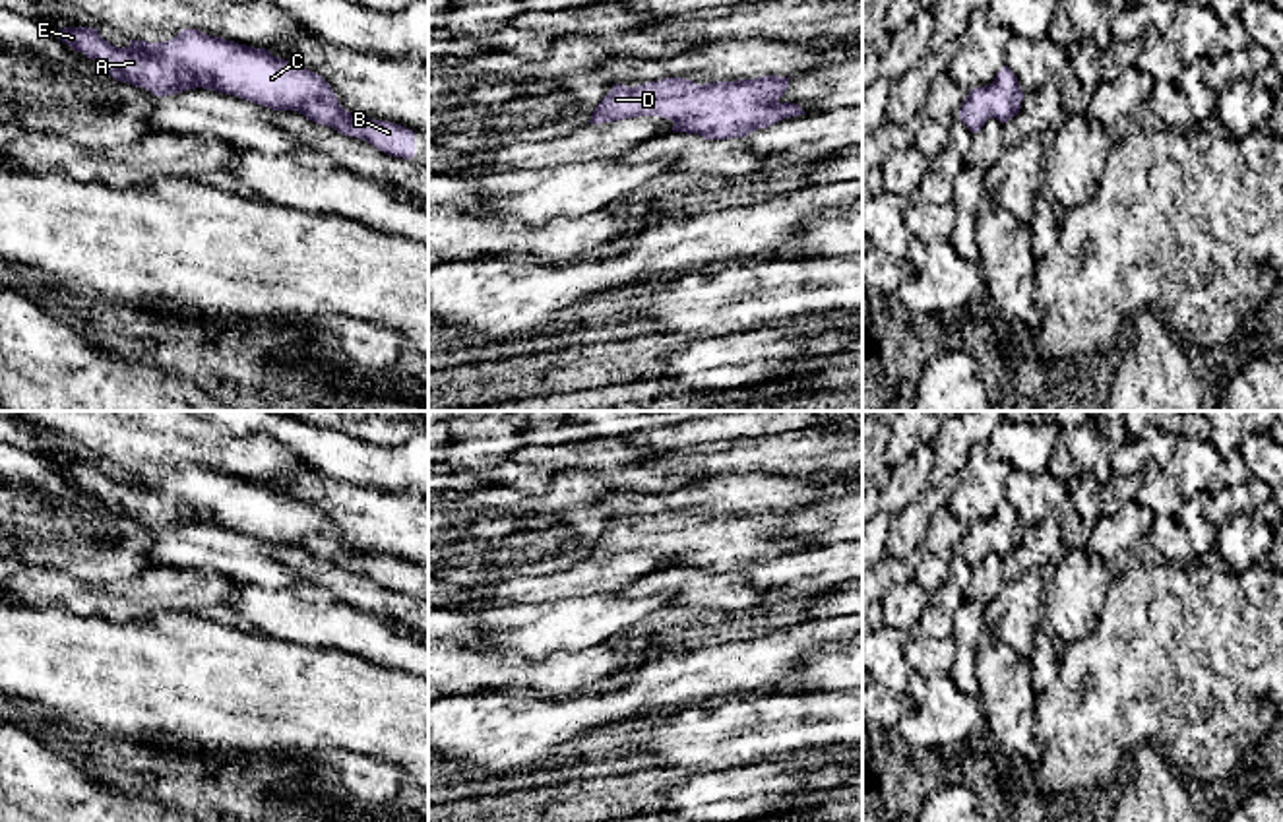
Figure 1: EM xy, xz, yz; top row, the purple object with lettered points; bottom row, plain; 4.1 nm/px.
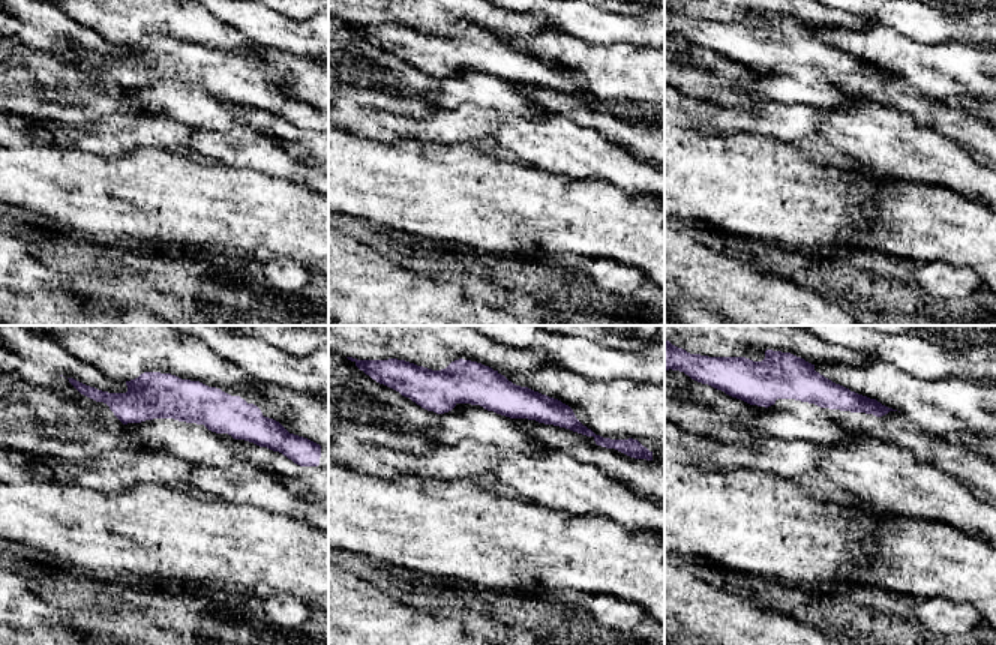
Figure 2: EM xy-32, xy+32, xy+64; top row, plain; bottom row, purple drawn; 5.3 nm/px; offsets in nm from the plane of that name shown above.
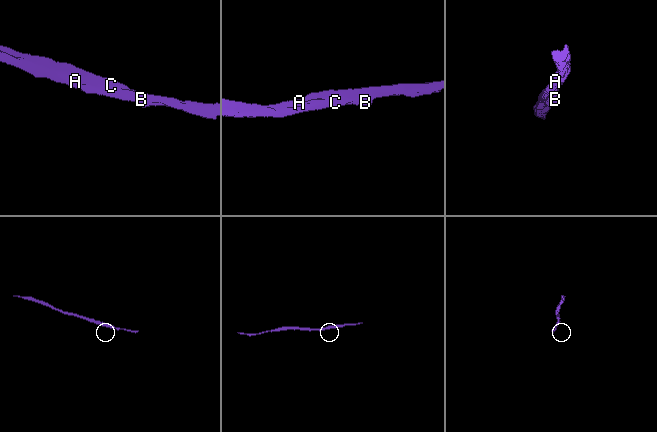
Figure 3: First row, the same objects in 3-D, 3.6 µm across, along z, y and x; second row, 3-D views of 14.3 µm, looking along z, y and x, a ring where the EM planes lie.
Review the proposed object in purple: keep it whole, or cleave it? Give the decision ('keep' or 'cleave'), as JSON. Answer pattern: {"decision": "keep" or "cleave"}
{"decision": "keep"}

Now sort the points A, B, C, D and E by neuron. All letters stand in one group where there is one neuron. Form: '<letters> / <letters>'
A B C D E

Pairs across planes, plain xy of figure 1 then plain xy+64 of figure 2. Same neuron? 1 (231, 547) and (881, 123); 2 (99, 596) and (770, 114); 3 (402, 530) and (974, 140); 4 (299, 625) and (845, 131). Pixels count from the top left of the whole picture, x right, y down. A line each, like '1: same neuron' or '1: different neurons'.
1: different neurons
2: same neuron
3: different neurons
4: same neuron

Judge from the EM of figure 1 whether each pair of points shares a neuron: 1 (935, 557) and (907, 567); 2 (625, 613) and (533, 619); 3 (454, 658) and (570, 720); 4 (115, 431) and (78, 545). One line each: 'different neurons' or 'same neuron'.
1: different neurons
2: same neuron
3: different neurons
4: different neurons

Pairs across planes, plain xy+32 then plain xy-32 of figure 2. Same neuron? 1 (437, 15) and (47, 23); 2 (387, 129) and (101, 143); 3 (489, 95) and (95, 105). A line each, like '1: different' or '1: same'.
1: different
2: same
3: different

